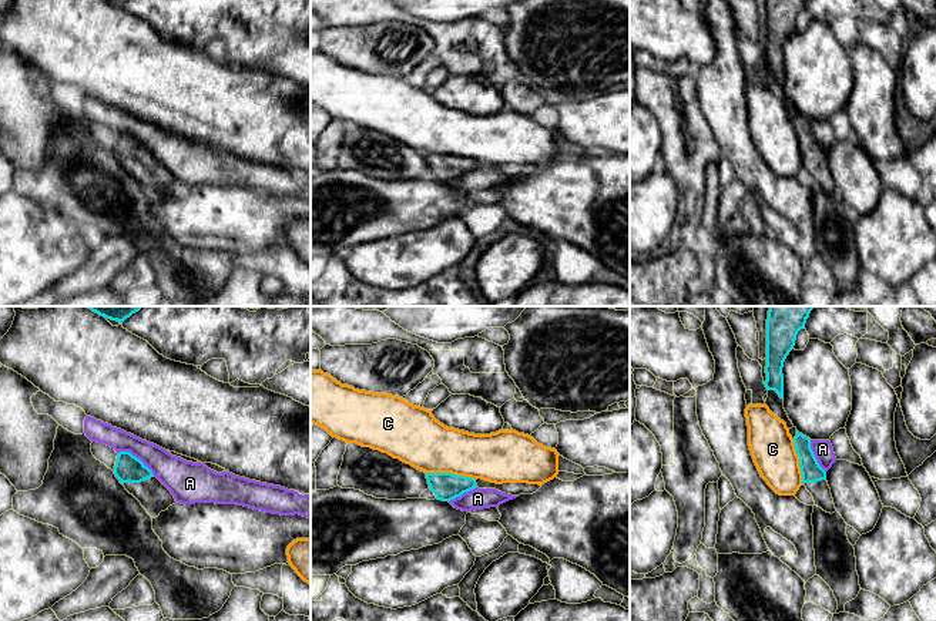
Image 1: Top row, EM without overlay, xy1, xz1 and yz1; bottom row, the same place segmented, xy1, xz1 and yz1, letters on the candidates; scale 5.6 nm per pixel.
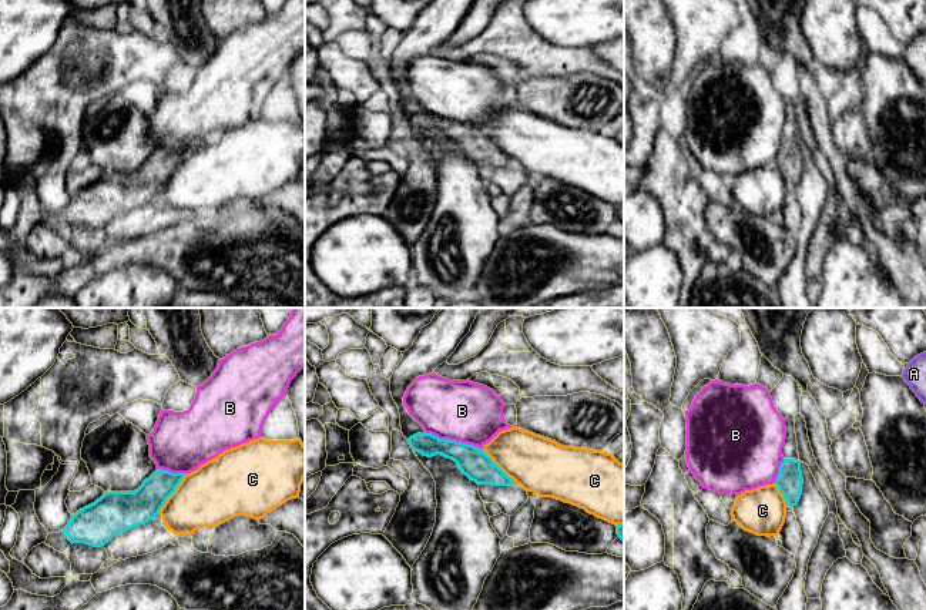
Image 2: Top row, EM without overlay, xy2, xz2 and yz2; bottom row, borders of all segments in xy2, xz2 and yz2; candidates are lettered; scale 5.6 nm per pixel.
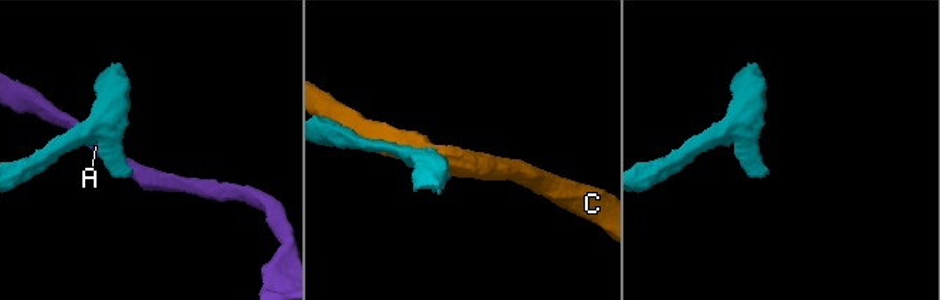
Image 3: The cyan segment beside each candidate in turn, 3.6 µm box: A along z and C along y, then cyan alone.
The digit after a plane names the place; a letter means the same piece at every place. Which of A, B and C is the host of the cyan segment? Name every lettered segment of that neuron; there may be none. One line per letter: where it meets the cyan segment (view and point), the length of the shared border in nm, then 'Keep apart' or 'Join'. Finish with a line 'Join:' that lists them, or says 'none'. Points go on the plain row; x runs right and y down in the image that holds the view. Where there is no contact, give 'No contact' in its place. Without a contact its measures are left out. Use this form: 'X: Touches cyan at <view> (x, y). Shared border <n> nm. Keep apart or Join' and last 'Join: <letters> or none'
A: Touches cyan at xy1 (136, 138). Shared border 240 nm. Keep apart
B: Touches cyan at xz2 (453, 121). Shared border 340 nm. Keep apart
C: Touches cyan at xz1 (450, 154). Shared border 280 nm. Keep apart
Join: none

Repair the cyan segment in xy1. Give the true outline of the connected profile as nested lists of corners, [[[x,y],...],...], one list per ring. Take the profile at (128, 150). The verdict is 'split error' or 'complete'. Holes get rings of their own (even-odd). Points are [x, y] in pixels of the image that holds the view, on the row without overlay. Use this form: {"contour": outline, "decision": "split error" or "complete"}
{"contour": [[[130,132],[118,134],[114,155],[154,199],[177,184],[171,172]]], "decision": "split error"}

